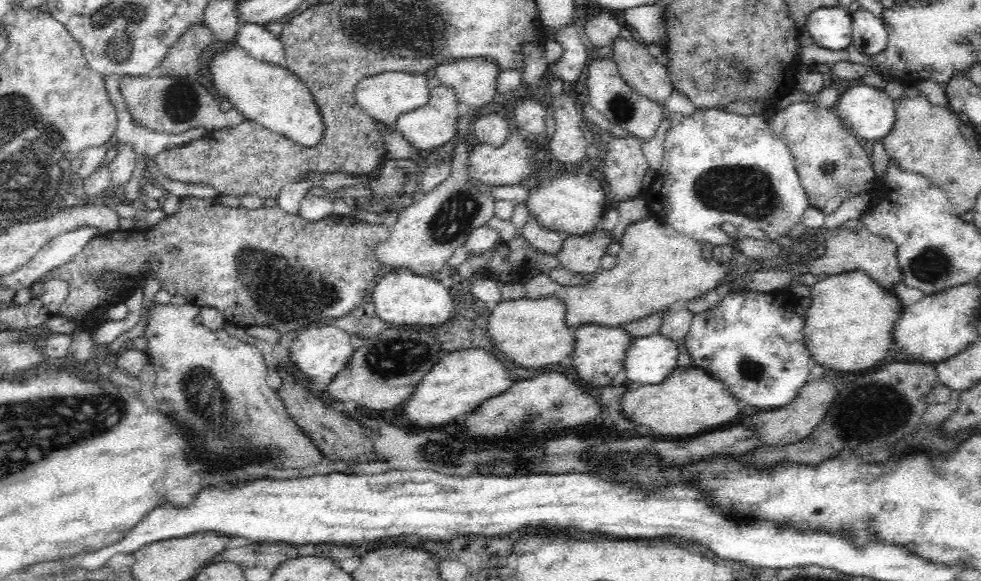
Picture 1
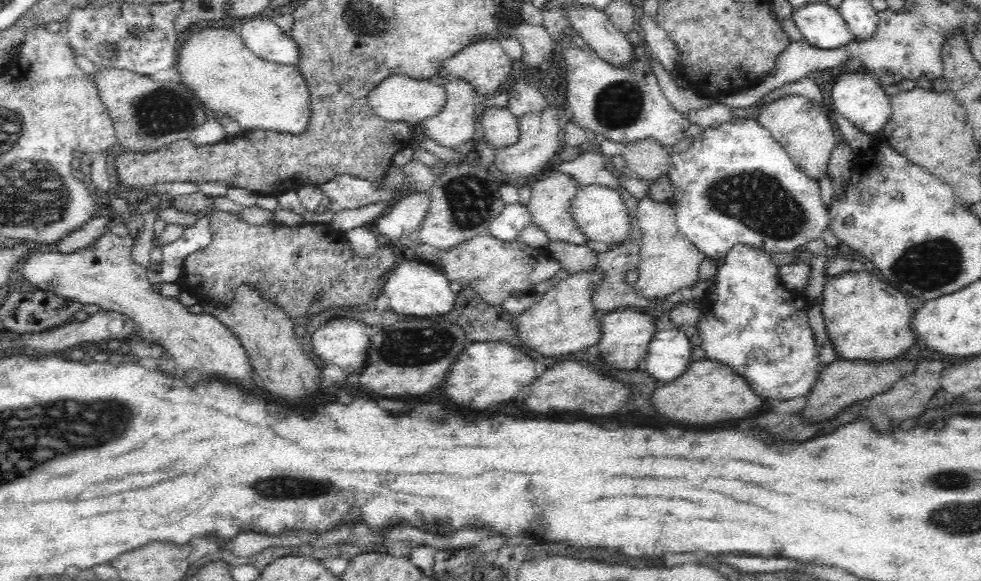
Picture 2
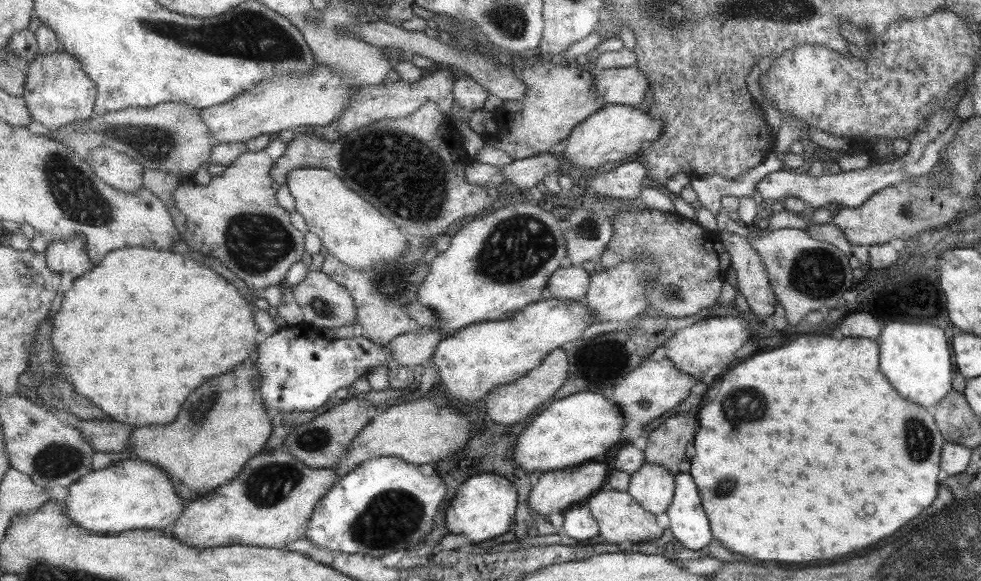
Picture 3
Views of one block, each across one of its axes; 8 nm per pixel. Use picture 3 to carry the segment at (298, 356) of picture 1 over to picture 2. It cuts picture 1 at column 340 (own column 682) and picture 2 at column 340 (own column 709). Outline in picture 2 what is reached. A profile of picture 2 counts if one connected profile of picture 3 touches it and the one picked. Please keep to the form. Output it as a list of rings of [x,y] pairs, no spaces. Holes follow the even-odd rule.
[[[346,316],[328,320],[312,334],[314,352],[326,364],[338,364],[346,374],[360,374],[364,362],[368,362],[370,336],[366,334],[366,322],[358,322]]]

